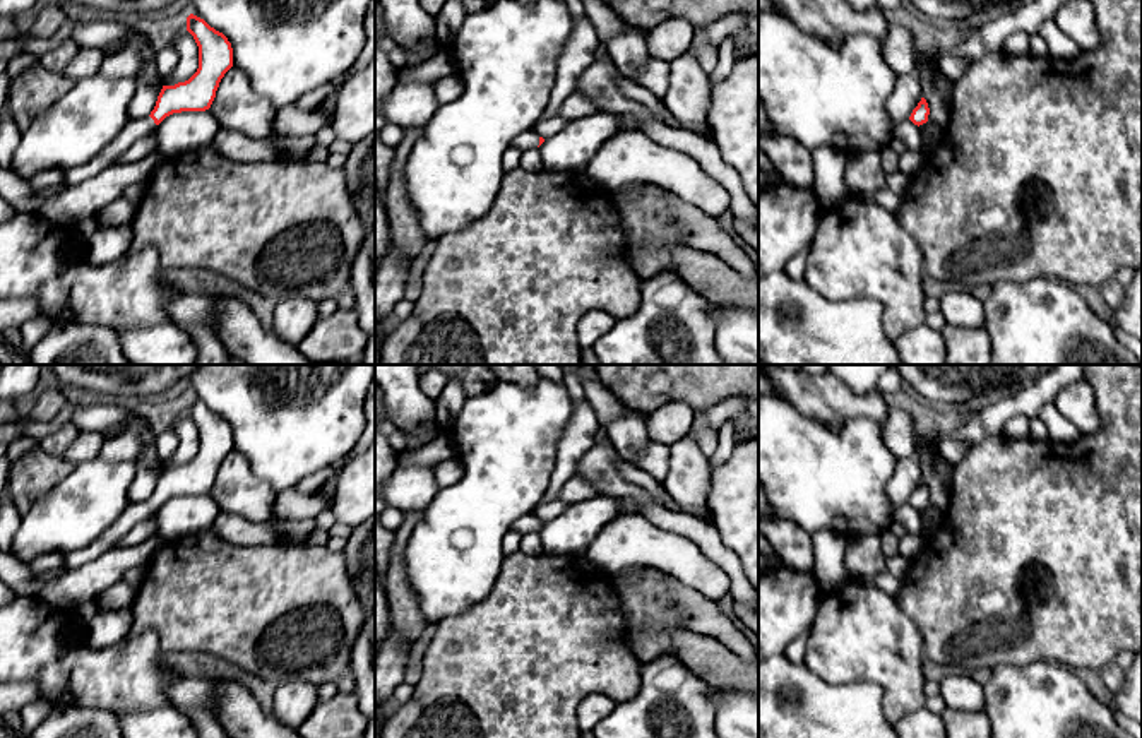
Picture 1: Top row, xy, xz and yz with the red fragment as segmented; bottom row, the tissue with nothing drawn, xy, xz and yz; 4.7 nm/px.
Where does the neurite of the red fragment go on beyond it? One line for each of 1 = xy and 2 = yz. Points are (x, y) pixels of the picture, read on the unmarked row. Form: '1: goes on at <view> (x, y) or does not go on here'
1: goes on at xy (134, 514)
2: does not go on here

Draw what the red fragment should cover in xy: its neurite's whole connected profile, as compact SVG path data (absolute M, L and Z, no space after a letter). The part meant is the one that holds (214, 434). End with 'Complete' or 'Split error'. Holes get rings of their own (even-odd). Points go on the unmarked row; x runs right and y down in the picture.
M193 397L187 401L187 414L199 430L197 455L185 466L163 469L151 498L130 505L96 541L68 553L63 560L63 568L79 568L111 550L135 524L152 515L166 500L211 491L221 462L233 450L233 431L223 416Z. Split error

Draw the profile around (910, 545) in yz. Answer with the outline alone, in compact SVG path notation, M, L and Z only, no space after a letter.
M906 533L899 538L899 553L913 560L925 546L926 539L921 534Z

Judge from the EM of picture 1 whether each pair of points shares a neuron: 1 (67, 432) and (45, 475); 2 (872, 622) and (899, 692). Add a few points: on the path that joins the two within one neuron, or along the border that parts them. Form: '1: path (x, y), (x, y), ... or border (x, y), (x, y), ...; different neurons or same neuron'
1: path (67, 442), (48, 464); same neuron
2: path (875, 639), (891, 654), (899, 675); same neuron

